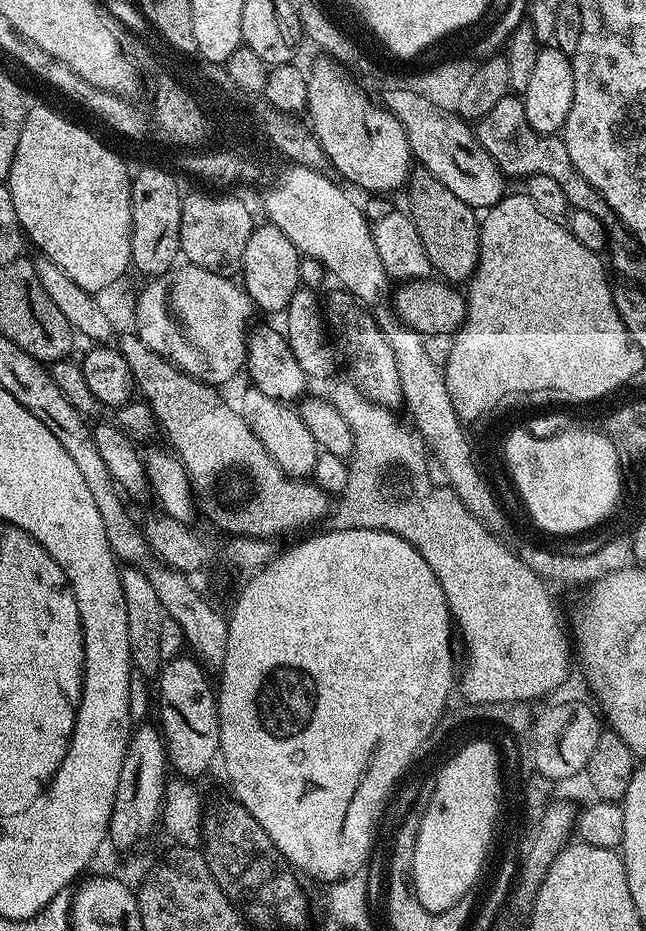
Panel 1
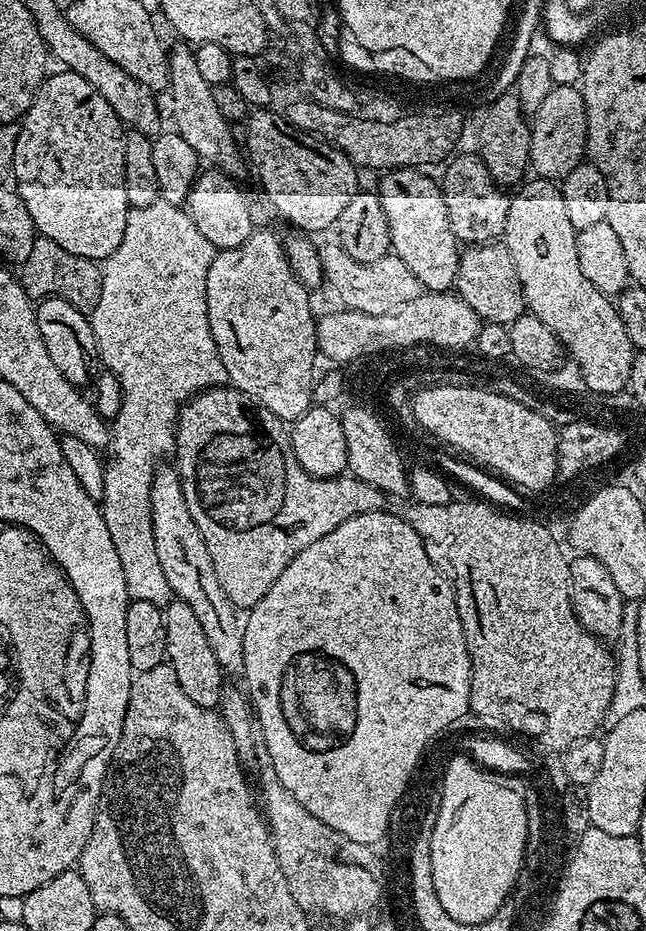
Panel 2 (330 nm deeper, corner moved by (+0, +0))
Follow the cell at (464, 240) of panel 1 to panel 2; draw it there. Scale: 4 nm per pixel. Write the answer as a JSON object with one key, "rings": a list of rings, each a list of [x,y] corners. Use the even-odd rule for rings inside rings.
{"rings":[[[502,242],[477,244],[461,251],[454,292],[489,324],[510,325],[526,312],[524,287],[518,282],[514,258],[510,258],[510,250]]]}

